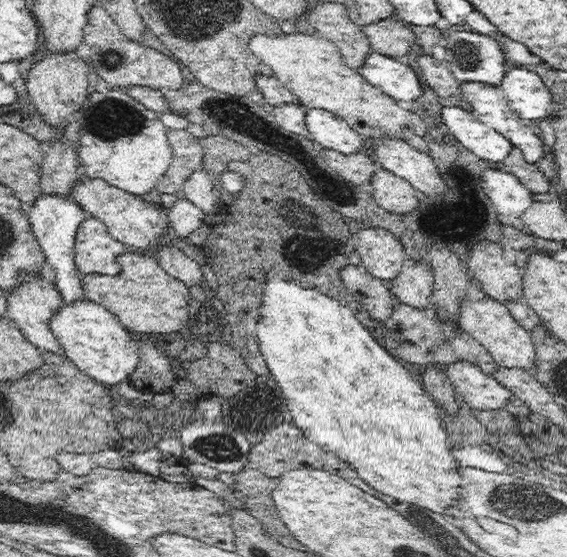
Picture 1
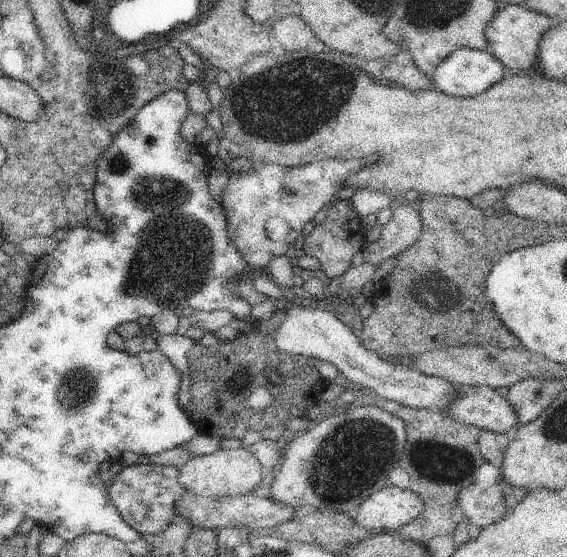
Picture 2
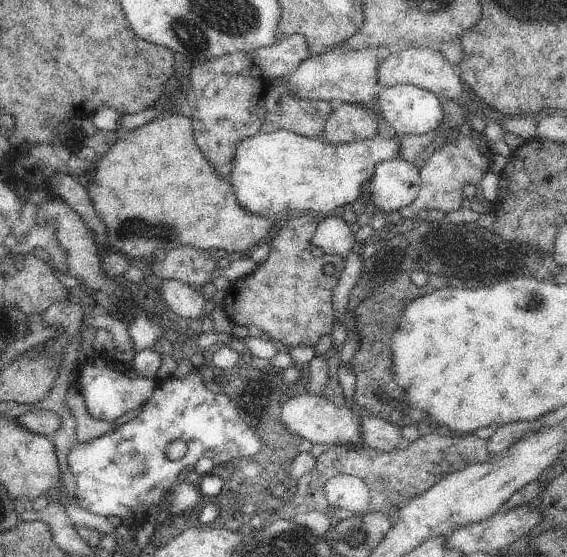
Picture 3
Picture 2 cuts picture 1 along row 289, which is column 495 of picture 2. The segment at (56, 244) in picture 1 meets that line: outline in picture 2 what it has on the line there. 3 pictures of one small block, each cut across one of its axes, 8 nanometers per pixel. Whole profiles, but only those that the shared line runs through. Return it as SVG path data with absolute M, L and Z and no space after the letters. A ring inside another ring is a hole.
M459 48L433 70L433 88L457 96L473 98L503 78L503 64L485 52Z

